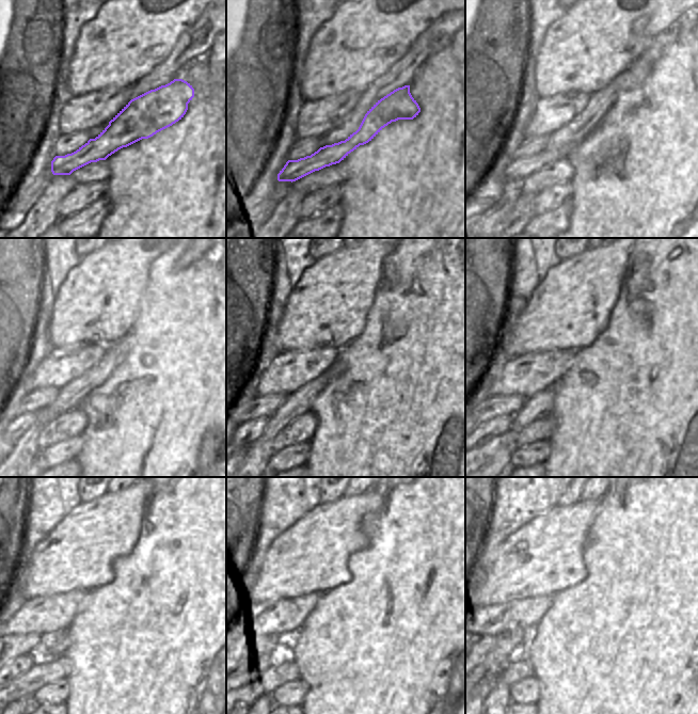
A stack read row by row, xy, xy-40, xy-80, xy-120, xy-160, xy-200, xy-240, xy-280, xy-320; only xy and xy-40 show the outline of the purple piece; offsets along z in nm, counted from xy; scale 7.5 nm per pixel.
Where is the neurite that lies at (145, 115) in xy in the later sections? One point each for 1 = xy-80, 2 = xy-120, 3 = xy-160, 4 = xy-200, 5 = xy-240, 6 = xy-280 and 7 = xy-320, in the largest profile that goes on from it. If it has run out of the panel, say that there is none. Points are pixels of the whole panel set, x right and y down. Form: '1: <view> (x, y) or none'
1: xy-80 (521, 169)
2: xy-120 (18, 426)
3: xy-160 (248, 433)
4: xy-200 (489, 430)
5: xy-240 (21, 664)
6: xy-280 (252, 669)
7: xy-320 (500, 669)

